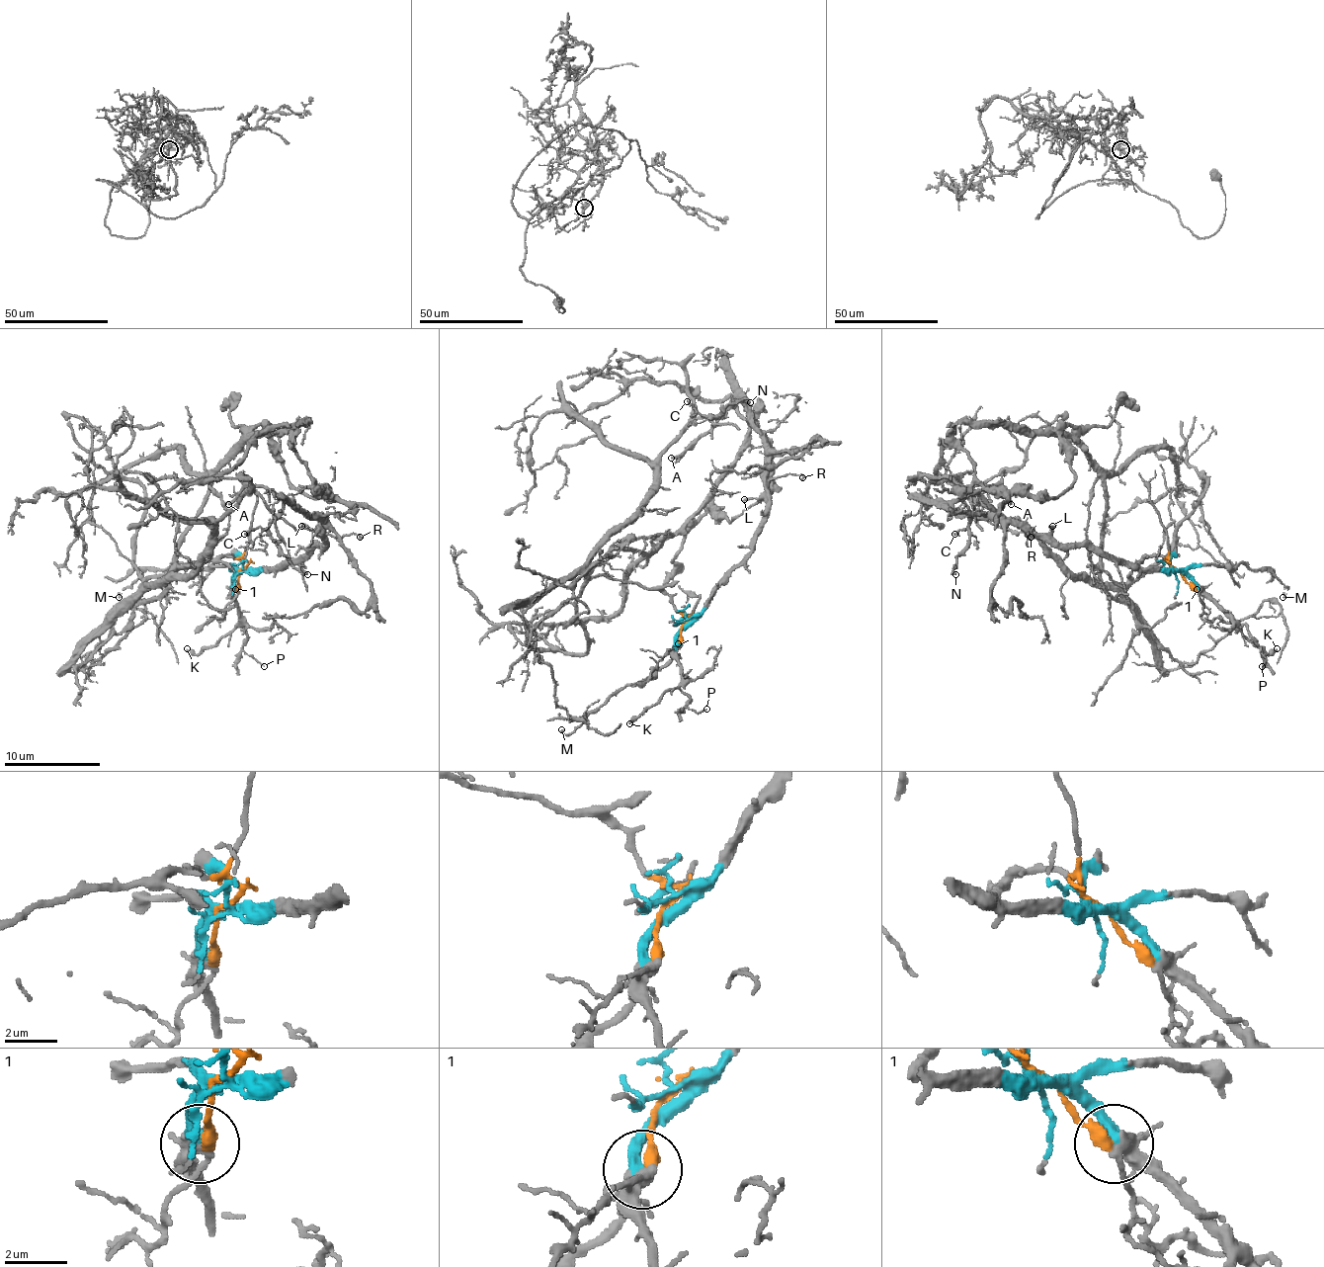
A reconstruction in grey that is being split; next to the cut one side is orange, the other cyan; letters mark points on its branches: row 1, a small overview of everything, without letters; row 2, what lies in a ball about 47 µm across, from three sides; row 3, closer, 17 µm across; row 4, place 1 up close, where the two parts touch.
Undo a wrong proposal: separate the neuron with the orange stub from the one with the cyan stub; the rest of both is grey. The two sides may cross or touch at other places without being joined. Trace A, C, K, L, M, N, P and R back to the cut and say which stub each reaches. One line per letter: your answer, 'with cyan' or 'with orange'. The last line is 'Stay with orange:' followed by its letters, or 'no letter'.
A: with cyan
C: with cyan
K: with cyan
L: with cyan
M: with cyan
N: with cyan
P: with cyan
R: with cyan
Stay with orange: no letter

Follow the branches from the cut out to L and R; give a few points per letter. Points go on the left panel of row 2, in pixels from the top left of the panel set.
L: (240, 571), (281, 571), (307, 551), (322, 547), (322, 538), (300, 525)
R: (240, 571), (281, 571), (307, 551), (322, 547), (322, 540), (327, 535), (361, 538)

